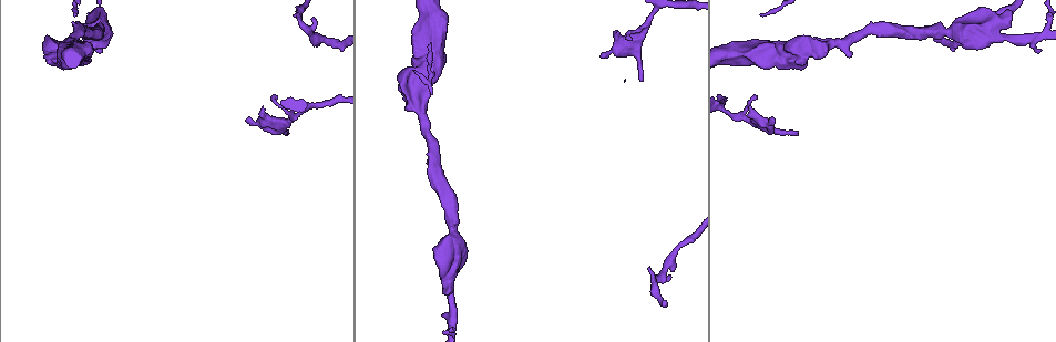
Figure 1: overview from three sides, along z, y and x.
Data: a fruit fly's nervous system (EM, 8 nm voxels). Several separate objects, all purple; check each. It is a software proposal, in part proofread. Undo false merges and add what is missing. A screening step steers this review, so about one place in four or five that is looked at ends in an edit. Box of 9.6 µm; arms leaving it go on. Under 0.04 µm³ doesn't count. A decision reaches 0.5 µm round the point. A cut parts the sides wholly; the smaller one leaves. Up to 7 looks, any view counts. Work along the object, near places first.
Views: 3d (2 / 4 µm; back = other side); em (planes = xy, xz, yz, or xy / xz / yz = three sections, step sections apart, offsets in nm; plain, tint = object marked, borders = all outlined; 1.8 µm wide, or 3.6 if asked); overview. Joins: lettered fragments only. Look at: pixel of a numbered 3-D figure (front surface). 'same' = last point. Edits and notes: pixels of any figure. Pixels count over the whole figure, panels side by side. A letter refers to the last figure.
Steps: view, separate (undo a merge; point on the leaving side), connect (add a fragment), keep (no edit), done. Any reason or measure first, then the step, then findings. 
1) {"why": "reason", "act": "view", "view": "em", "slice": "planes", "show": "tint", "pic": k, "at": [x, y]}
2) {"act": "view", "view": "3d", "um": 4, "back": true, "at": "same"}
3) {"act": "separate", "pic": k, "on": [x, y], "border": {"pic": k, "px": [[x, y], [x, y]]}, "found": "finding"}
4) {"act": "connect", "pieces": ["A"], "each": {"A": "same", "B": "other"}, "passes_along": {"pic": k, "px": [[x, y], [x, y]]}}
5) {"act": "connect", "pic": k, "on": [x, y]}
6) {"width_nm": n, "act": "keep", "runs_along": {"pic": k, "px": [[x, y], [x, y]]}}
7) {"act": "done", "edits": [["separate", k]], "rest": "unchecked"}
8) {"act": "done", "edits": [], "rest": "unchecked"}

{"why": "calibre changes", "act": "view", "view": "3d", "um": 4, "pic": 1, "at": [959, 34]}

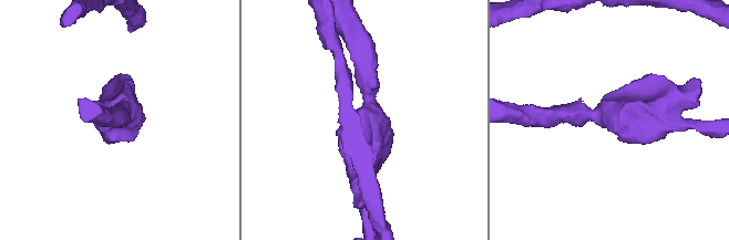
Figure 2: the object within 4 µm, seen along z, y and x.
{"why": "now the EM", "act": "view", "view": "em", "um": 3.6, "slice": "planes", "show": "plain", "pic": 2, "at": [368, 116]}

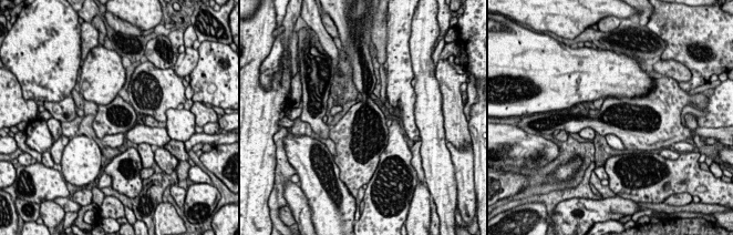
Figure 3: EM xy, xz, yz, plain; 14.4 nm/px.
{"why": "see the neighbours", "act": "view", "view": "em", "um": 3.6, "slice": "planes", "show": "borders", "at": "same"}

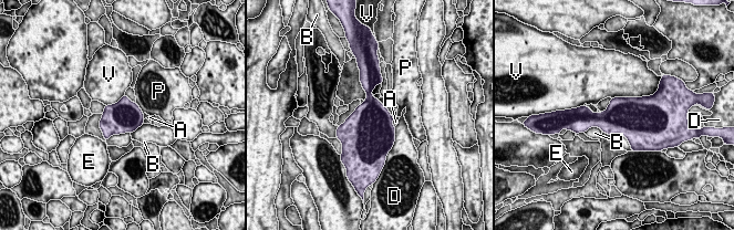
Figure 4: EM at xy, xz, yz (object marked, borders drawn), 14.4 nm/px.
{"width_nm": 480, "act": "keep", "each": {"A": "other", "B": "other", "D": "other", "E": "other", "P": "other", "V": "other"}, "border": {"pic": 4, "px": [[650, 94], [611, 98]]}, "found": "all the same neuron"}

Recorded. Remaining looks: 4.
{"why": "free end", "act": "view", "view": "3d", "um": 4, "pic": 1, "at": [775, 122]}

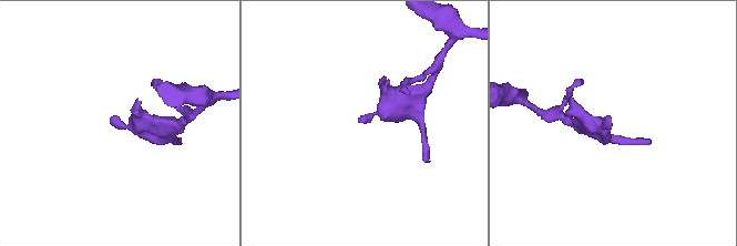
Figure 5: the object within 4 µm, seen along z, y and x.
{"act": "view", "view": "em", "slice": "planes", "show": "borders", "pic": 5, "at": [611, 122]}

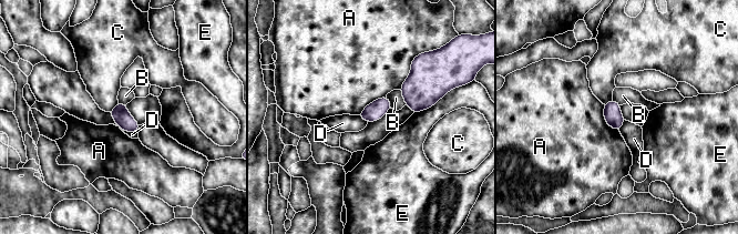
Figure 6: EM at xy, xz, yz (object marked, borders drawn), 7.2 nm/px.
{"longest_contact_nm": ["A", 280], "act": "keep", "each": {"A": "other", "B": "other", "C": "other", "D": "other", "E": "other"}, "border": {"pic": 6, "px": [[120, 126], [124, 131], [137, 132]]}, "found": "none of them fits"}

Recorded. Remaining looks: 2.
{"why": "free end", "act": "view", "view": "3d", "um": 4, "pic": 1, "at": [798, 37]}

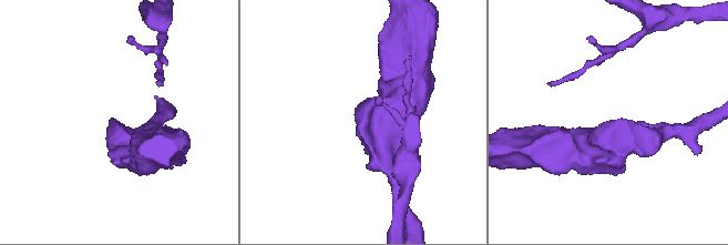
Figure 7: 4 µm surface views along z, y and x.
{"why": "shape alone is not enough", "act": "view", "view": "em", "slice": "yz", "step": 4, "show": "borders", "pic": 7, "at": [617, 124]}

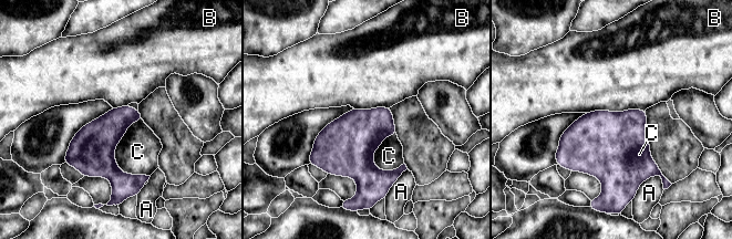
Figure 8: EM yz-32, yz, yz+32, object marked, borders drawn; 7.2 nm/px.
{"act": "keep", "each": {"A": "other", "B": "other", "C": "other"}, "found": "none of them fits"}

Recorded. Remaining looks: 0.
{"act": "done", "edits": [], "rest": "unchecked"}

